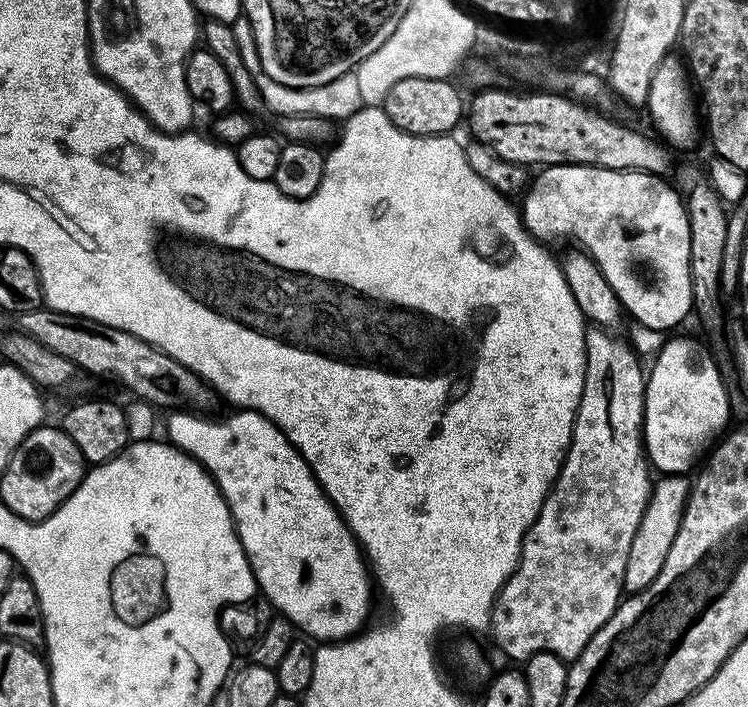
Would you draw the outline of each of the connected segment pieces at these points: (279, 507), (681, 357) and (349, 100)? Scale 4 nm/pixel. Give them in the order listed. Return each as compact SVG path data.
M240 410L235 413L237 416L228 416L221 424L212 424L208 432L212 436L207 436L202 429L196 428L192 432L189 440L177 441L176 446L179 450L188 453L193 459L199 461L200 465L209 476L215 481L220 495L227 503L228 511L233 523L233 529L242 550L248 561L251 573L256 580L257 587L266 596L267 600L286 617L284 617L293 627L304 630L308 635L316 639L316 642L338 642L347 639L350 635L357 633L362 622L368 614L370 606L370 581L368 570L362 555L359 544L356 543L355 536L349 532L343 517L333 507L331 501L324 492L321 491L320 485L315 480L310 467L302 459L301 454L289 441L281 434L280 429L273 426L269 420L259 412L251 410Z
M676 338L658 354L645 381L642 442L649 463L665 475L687 473L700 441L721 430L730 420L728 388L709 352Z
M241 14L238 19L232 21L231 28L237 40L237 49L240 51L242 62L253 76L260 103L265 109L269 108L275 115L274 117L317 116L329 122L336 122L336 120L343 122L349 120L354 114L358 114L360 108L365 107L355 71L338 74L338 78L330 78L330 82L322 82L322 86L310 86L309 88L282 86L282 82L274 82L274 78L270 78L270 74L262 70L262 62L258 58L258 50L248 17Z

